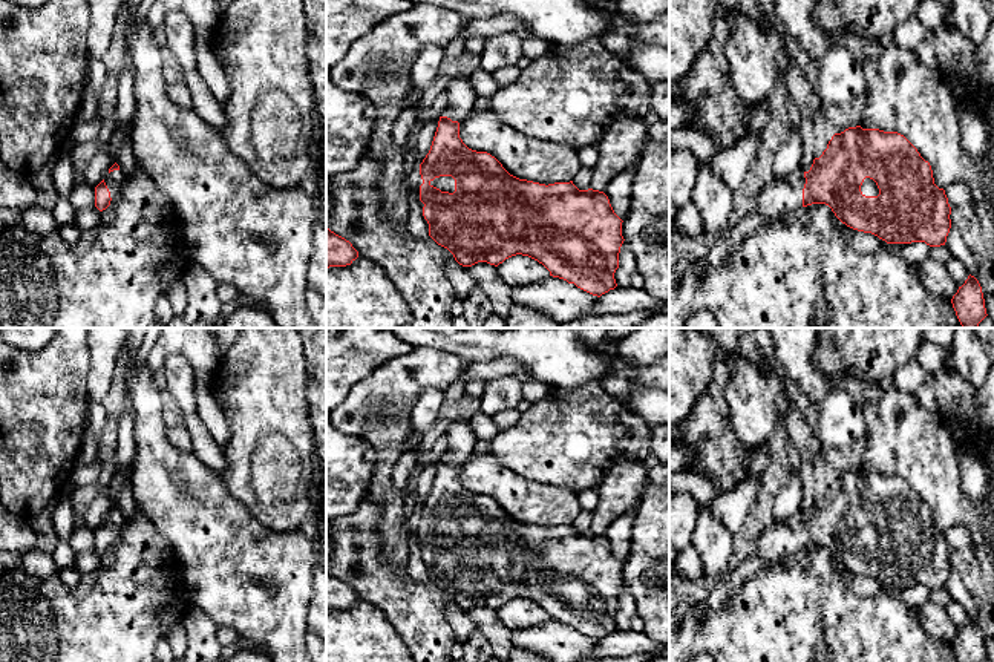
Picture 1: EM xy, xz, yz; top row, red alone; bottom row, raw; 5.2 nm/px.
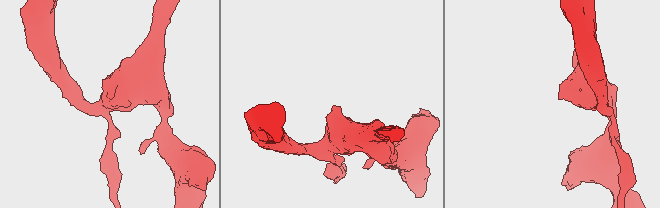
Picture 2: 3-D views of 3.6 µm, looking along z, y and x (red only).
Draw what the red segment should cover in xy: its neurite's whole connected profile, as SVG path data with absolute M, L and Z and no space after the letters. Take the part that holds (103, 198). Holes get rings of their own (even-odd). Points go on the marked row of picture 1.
M115 162L104 179L95 187L95 207L103 211L116 199L126 175Z

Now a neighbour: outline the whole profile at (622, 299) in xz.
M616 287L602 294L588 316L628 314L639 310L660 308L662 302L649 296L643 288Z

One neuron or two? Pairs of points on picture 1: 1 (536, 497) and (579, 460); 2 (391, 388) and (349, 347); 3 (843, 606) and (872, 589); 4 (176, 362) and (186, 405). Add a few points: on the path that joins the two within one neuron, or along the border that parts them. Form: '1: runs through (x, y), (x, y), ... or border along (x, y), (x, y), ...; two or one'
1: border along (516, 472), (538, 481), (568, 488), (576, 494); two
2: border along (406, 353), (376, 368), (348, 394); two
3: border along (838, 569), (859, 595), (887, 589), (896, 595); two
4: runs through (176, 373), (183, 394); one

